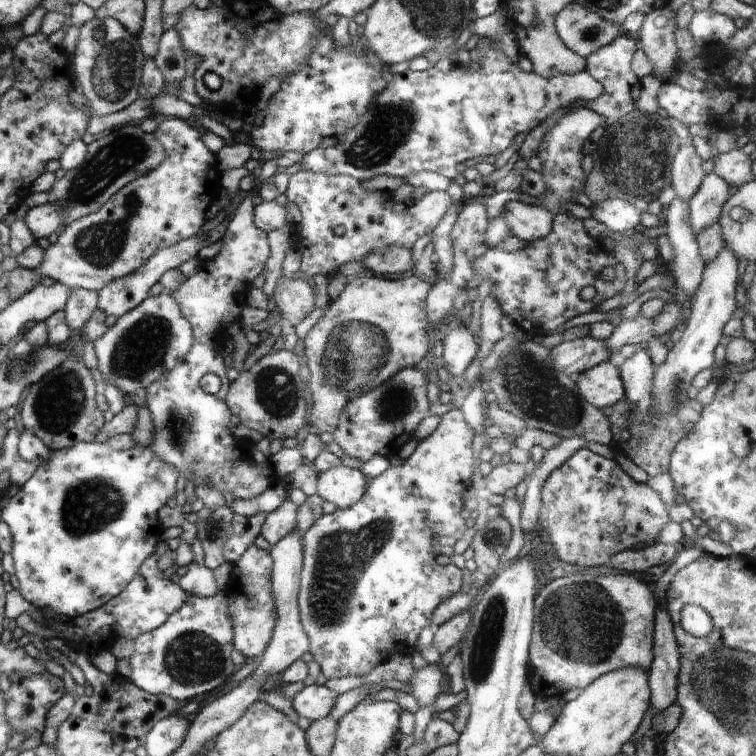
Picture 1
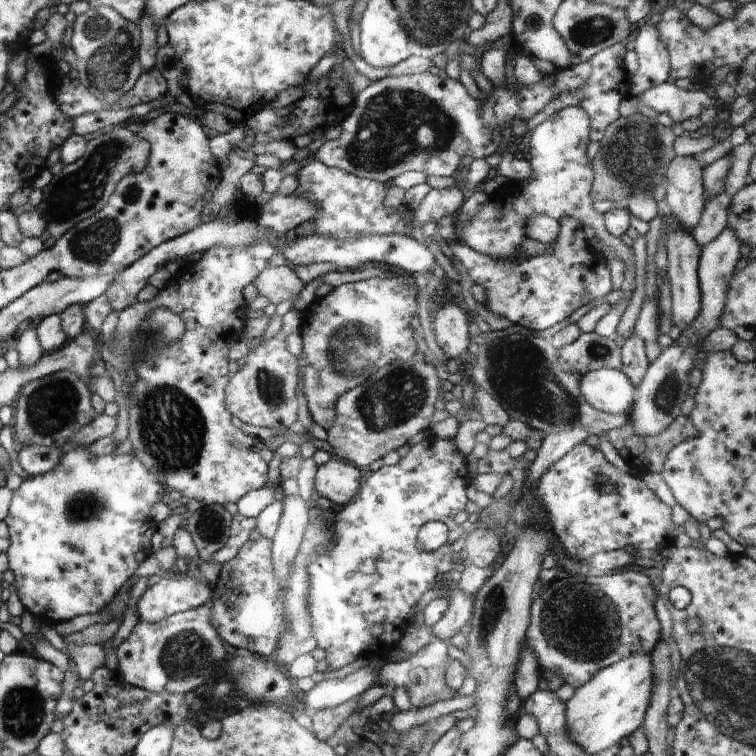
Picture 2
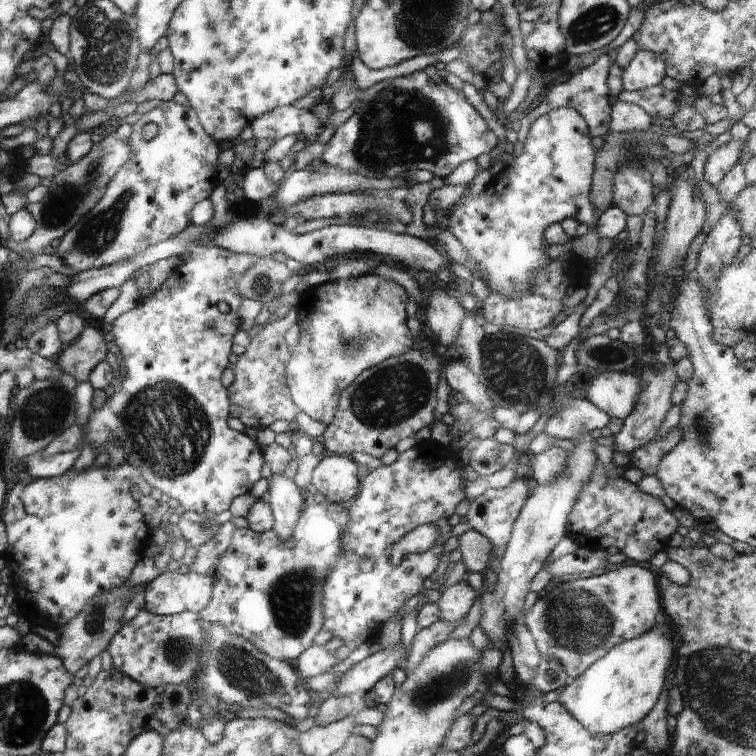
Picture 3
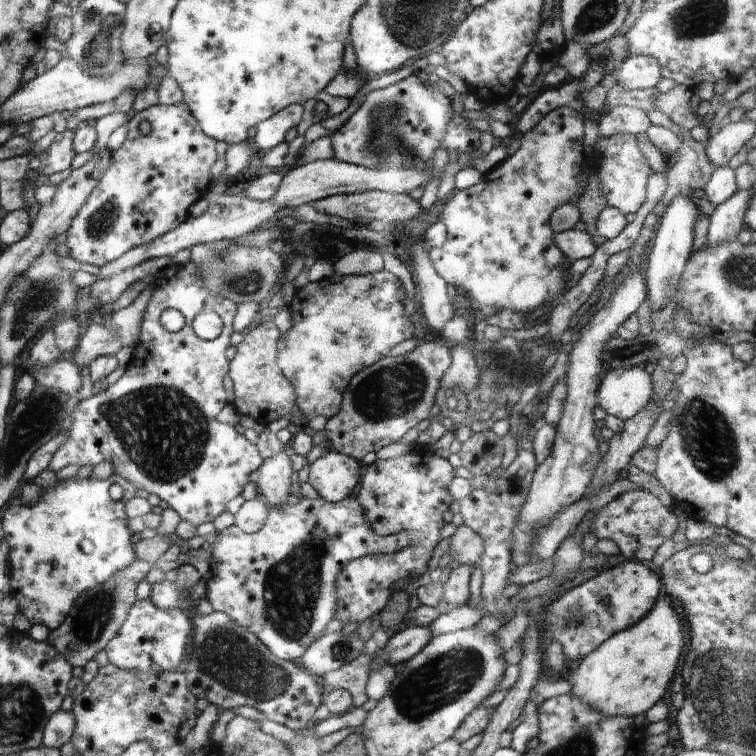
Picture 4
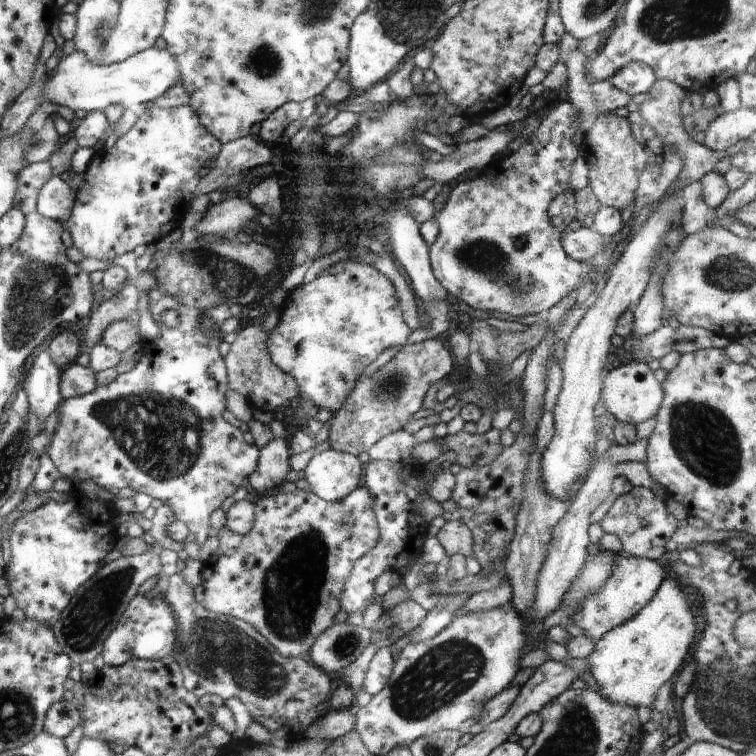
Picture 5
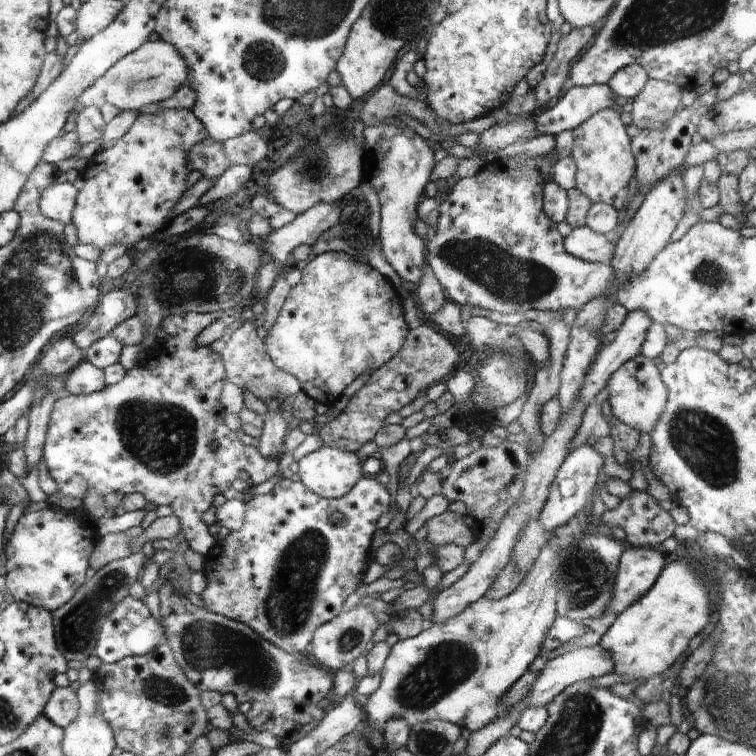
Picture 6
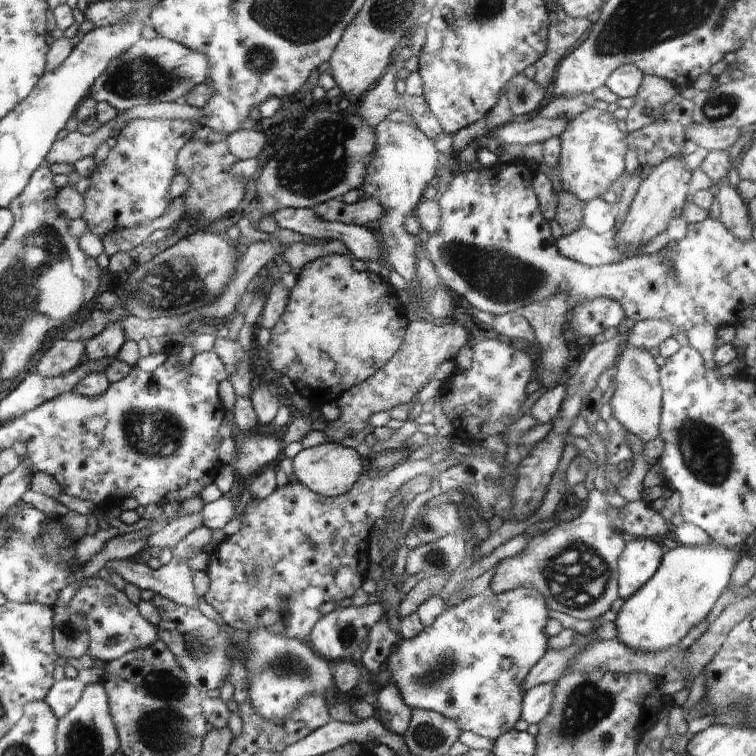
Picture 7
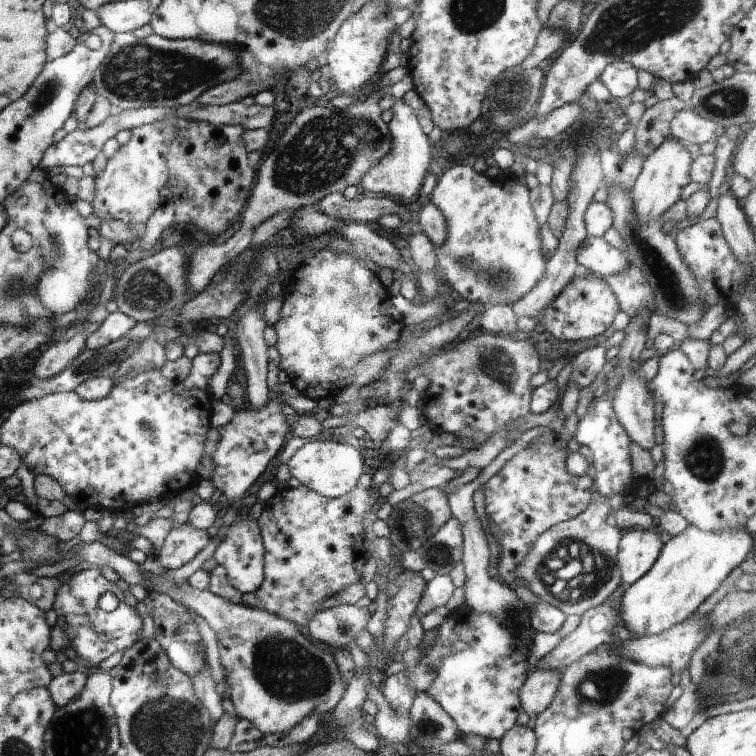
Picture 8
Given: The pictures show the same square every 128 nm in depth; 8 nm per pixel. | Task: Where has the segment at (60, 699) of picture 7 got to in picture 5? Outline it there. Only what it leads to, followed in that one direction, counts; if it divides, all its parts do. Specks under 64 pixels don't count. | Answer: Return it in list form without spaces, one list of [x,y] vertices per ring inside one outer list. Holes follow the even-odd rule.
[[[62,699],[52,704],[46,713],[43,729],[44,732],[62,740],[80,724],[80,721],[80,712],[76,709],[75,702],[66,702]]]

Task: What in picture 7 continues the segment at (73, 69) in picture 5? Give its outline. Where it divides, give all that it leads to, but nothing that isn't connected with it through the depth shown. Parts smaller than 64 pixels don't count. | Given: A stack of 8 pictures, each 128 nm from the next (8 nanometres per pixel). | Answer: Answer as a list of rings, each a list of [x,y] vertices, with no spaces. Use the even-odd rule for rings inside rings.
[[[159,35],[153,40],[140,38],[110,60],[105,72],[96,78],[90,97],[96,102],[108,102],[117,112],[149,103],[174,103],[186,97],[196,86],[206,83],[208,76],[206,54]]]

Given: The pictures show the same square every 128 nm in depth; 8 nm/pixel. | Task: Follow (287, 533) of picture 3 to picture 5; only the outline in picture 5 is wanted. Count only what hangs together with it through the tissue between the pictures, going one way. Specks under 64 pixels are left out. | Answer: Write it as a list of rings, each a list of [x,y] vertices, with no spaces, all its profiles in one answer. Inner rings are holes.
[[[273,437],[260,449],[256,470],[249,476],[250,486],[256,492],[277,490],[291,470],[287,439]]]

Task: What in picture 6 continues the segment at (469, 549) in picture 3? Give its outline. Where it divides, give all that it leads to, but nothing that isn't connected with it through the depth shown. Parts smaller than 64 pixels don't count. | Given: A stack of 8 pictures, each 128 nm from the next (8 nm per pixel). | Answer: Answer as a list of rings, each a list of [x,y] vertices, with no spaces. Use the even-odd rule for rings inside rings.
[[[455,512],[444,513],[430,518],[426,523],[426,539],[436,546],[457,544],[466,548],[475,539],[465,523],[465,517]]]

